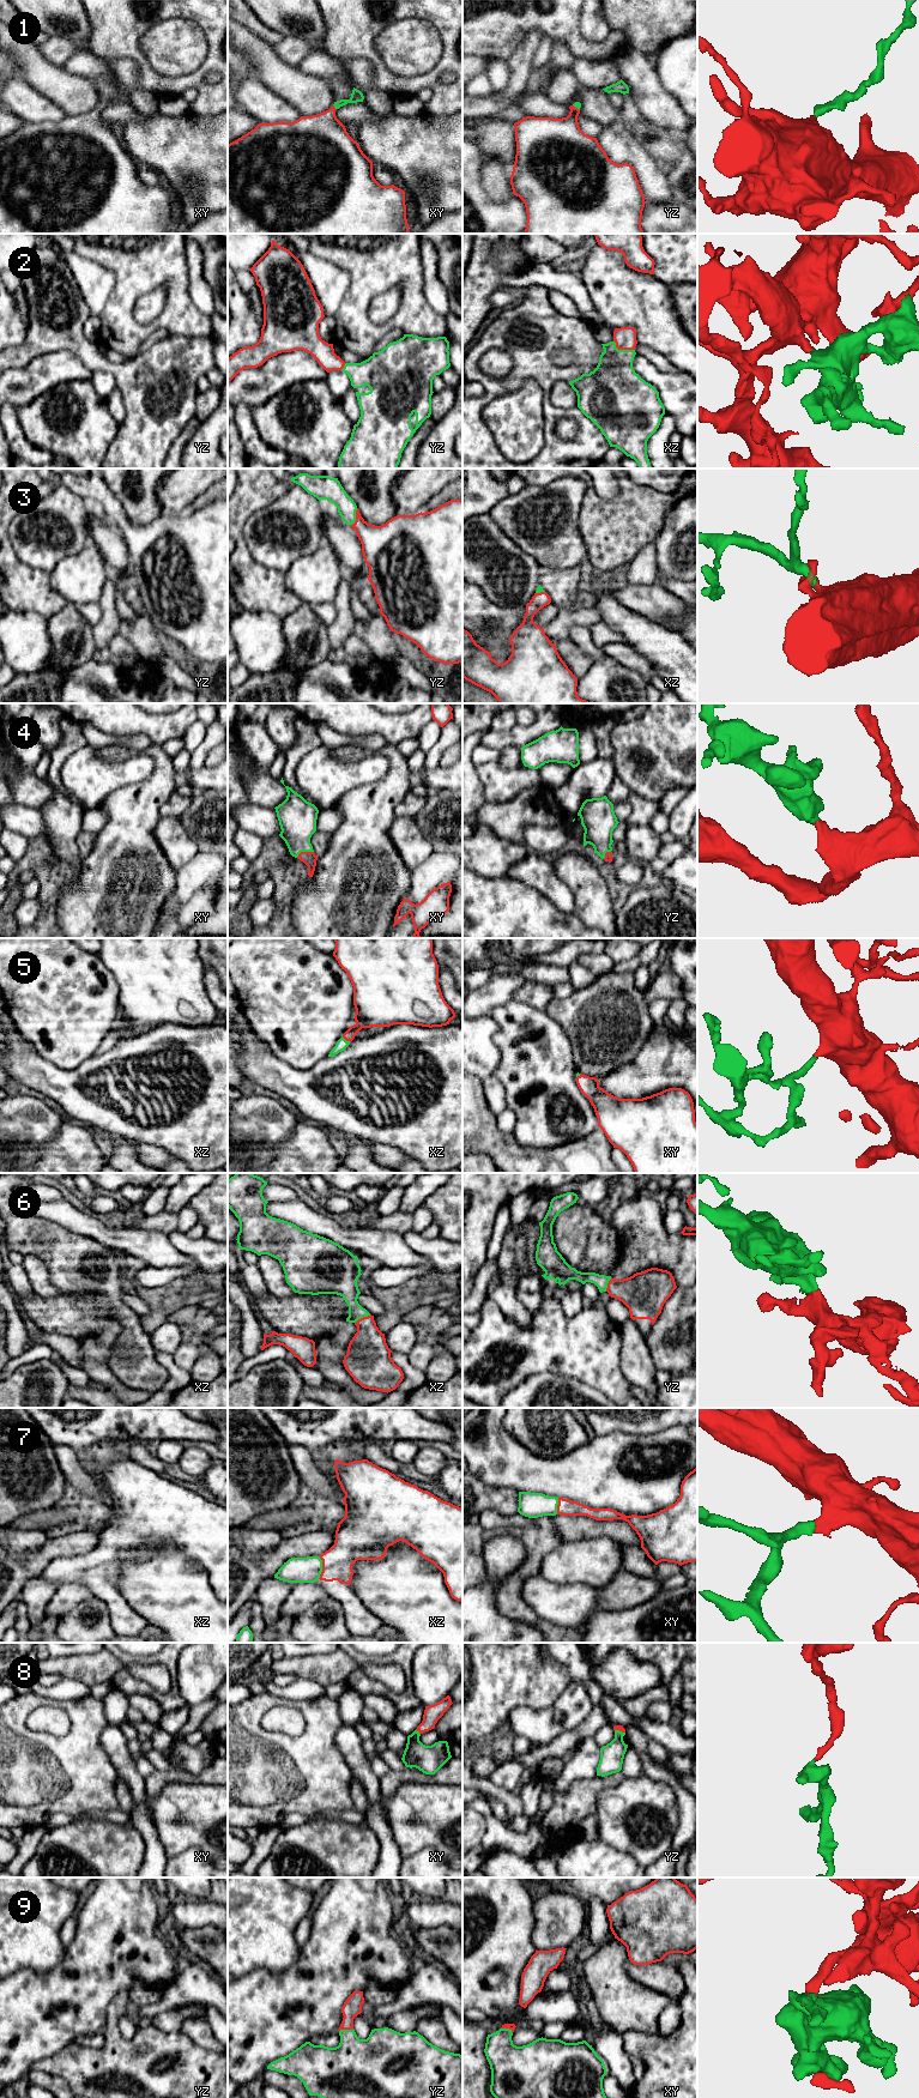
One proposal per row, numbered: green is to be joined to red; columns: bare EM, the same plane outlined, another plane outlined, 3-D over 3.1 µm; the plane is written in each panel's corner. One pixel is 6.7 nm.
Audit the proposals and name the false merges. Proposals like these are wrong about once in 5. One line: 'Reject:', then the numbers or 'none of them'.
Reject: none of them

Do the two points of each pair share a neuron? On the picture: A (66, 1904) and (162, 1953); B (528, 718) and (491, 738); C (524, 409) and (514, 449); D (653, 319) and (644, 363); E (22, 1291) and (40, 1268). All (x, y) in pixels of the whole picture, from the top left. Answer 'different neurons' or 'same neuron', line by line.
A: different neurons
B: different neurons
C: same neuron
D: different neurons
E: different neurons

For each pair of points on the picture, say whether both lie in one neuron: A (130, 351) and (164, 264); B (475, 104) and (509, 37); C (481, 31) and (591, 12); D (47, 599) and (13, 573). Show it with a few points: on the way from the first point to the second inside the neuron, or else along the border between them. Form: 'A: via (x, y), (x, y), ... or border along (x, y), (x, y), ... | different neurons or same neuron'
A: via (126, 328), (126, 298), (141, 283) | same neuron
B: border along (523, 36), (508, 61) | different neurons
C: border along (580, 12), (580, 32), (588, 41) | different neurons
D: via (38, 597), (22, 581) | same neuron

